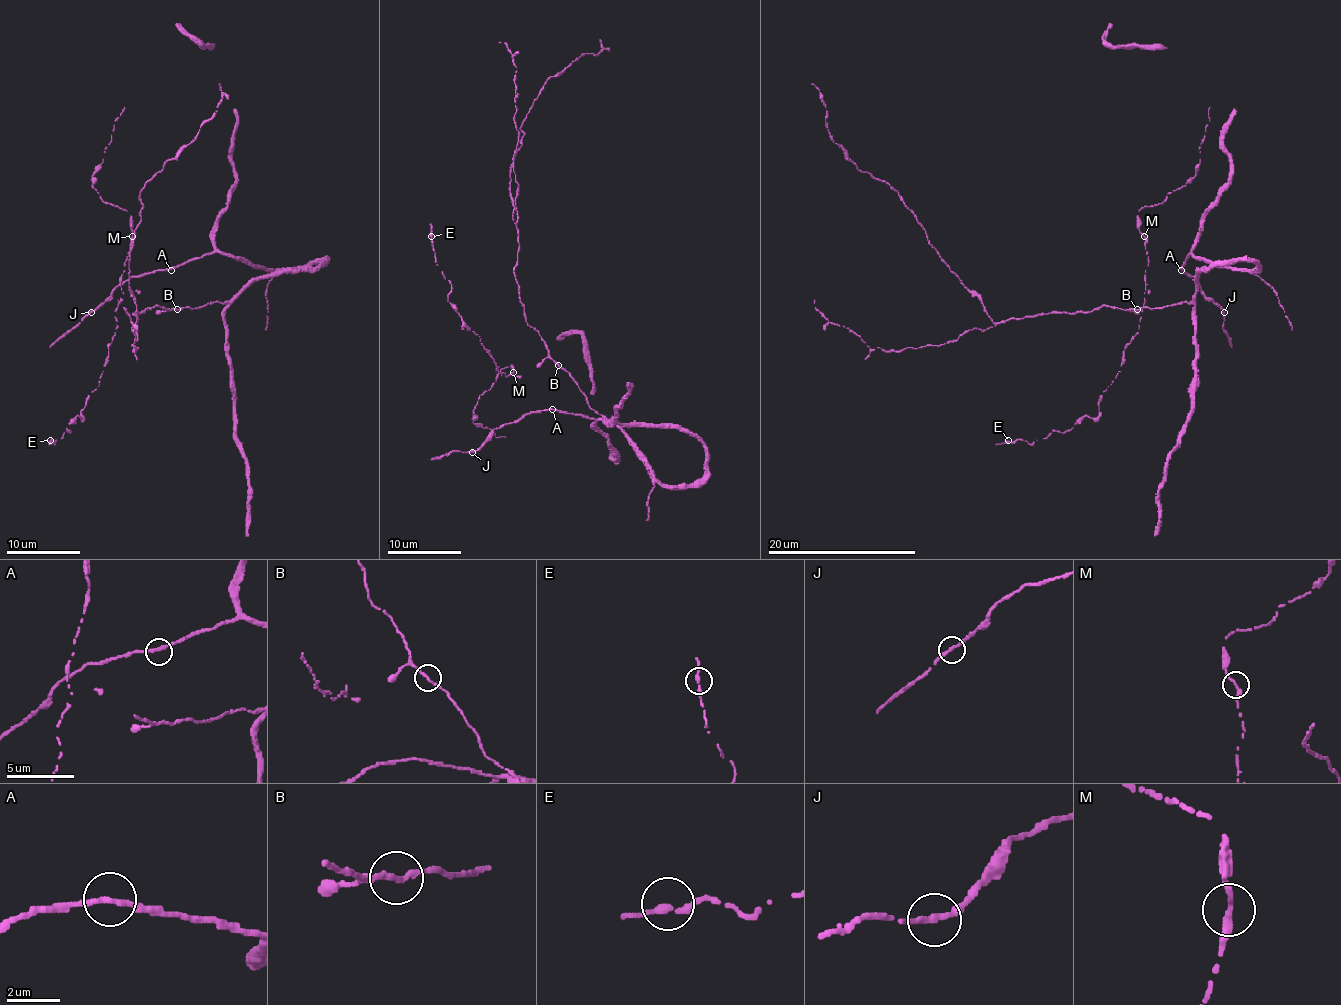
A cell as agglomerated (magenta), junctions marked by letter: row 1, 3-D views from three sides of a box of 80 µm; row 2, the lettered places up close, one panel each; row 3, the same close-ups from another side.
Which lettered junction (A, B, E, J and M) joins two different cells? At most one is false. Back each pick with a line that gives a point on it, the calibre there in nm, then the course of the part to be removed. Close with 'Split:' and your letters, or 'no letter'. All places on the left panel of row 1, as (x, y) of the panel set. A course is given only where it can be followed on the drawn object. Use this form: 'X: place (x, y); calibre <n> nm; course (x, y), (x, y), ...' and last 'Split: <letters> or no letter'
Split: no letter

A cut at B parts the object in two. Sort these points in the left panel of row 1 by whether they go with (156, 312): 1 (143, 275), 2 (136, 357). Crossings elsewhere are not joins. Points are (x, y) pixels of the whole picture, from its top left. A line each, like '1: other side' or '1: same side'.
1: other side
2: same side

